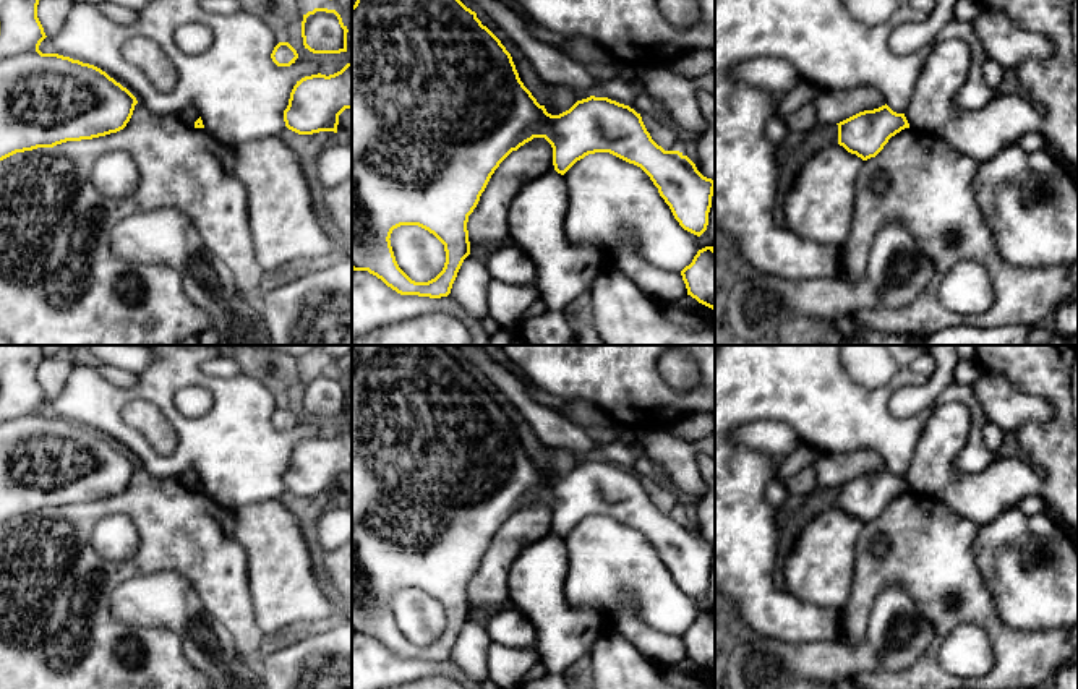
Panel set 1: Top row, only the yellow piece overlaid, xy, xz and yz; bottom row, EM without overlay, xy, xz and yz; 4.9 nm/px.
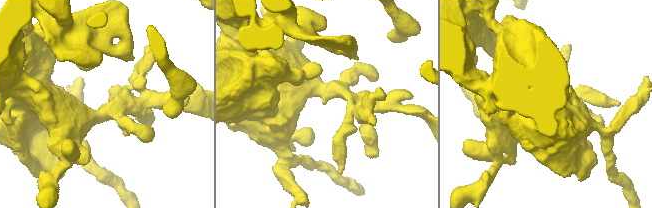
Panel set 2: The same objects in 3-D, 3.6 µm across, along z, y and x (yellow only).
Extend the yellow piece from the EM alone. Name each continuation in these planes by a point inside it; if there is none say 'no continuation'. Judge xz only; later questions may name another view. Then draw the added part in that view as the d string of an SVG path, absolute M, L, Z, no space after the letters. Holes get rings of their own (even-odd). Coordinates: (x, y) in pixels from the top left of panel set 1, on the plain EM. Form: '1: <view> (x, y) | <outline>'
no continuation

